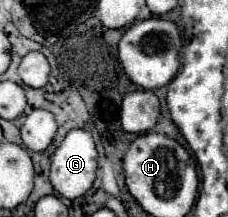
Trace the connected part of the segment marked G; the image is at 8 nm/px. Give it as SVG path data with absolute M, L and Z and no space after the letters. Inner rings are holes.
M70 130L52 156L50 182L62 198L74 200L92 186L96 168L98 152L92 136L86 130Z

